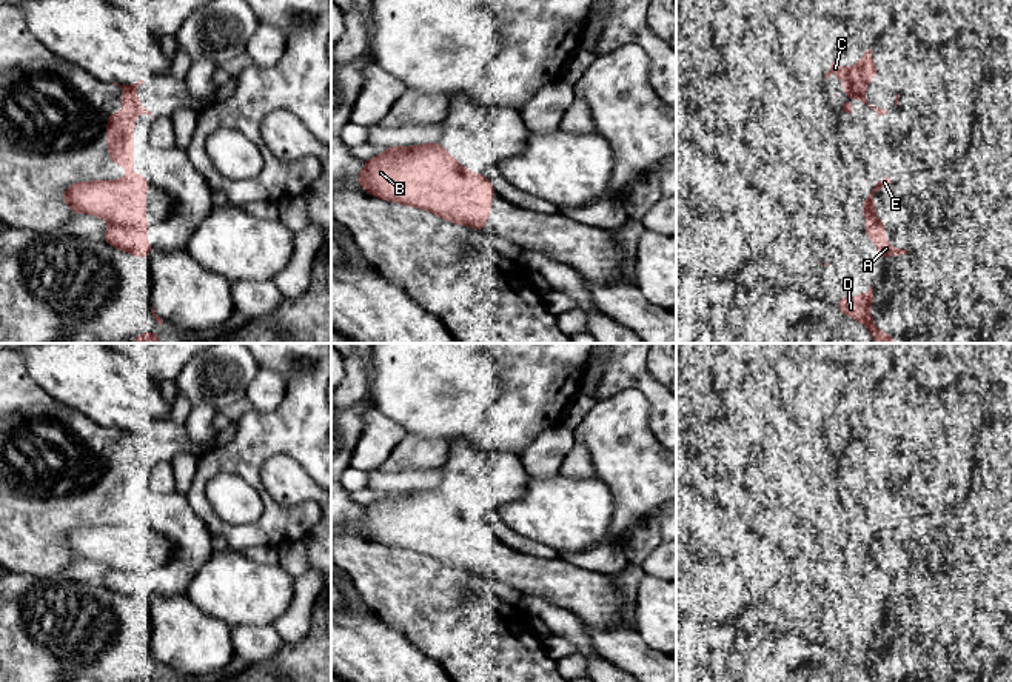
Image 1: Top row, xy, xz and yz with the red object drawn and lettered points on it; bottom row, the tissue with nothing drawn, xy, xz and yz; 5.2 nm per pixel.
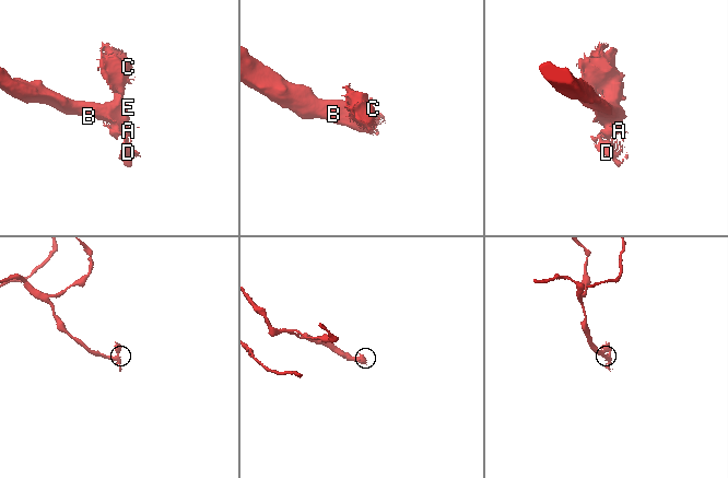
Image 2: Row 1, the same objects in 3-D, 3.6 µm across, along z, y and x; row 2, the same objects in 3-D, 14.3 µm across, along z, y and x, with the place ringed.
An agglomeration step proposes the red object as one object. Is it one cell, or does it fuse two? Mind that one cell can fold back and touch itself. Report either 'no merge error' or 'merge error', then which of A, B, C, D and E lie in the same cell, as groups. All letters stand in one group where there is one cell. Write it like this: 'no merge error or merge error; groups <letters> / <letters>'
no merge error; groups A B C D E

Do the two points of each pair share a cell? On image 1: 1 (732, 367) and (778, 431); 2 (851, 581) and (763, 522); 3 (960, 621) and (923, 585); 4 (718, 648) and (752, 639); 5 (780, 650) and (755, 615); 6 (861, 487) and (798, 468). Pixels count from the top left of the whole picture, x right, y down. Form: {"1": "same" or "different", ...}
{"1": "same", "2": "same", "3": "same", "4": "different", "5": "different", "6": "different"}

